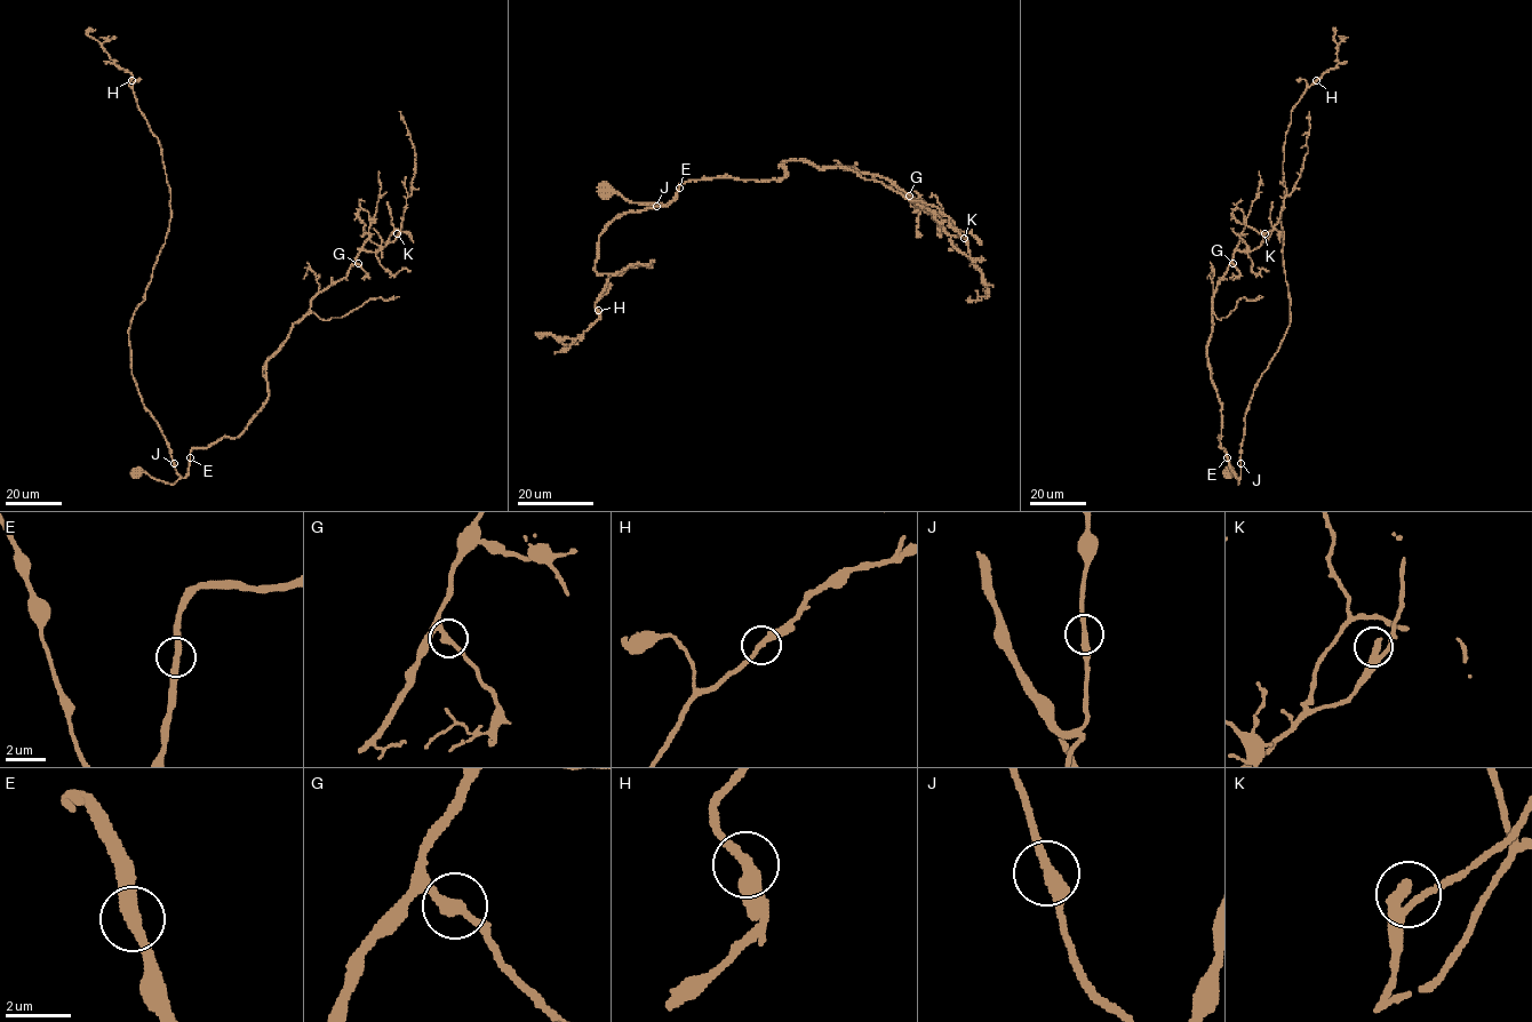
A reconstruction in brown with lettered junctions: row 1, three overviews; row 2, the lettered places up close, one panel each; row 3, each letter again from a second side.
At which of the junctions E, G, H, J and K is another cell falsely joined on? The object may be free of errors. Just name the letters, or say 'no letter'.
no letter

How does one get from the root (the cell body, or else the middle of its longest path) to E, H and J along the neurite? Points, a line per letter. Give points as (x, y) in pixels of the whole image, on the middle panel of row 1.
E: (607, 190), (617, 191), (631, 202), (668, 205), (678, 188)
H: (607, 190), (667, 206), (621, 214), (599, 236), (600, 274), (654, 262), (612, 276), (598, 310)
J: (607, 190), (617, 191), (631, 202), (656, 206)

